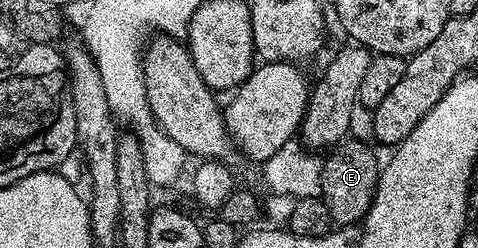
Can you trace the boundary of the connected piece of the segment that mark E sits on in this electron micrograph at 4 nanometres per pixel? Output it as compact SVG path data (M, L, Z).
M355 136L336 143L327 151L326 157L320 167L319 197L324 199L329 219L337 227L354 226L372 206L372 197L376 194L376 185L380 179L381 163L376 163L375 152Z

